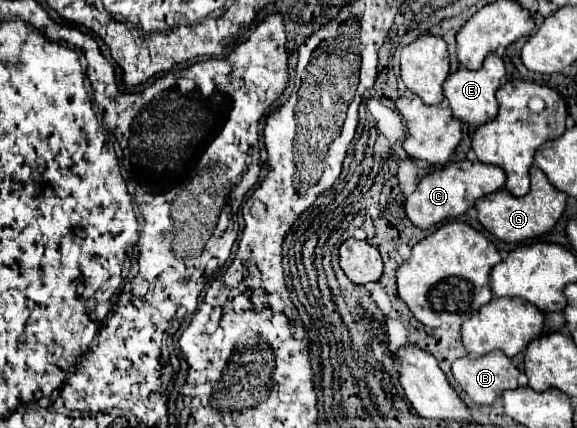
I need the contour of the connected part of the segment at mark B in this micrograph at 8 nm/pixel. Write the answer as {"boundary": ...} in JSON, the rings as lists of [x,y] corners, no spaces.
{"boundary":[[[493,350],[485,356],[463,356],[451,364],[455,382],[477,404],[495,402],[505,390],[517,388],[519,370],[513,366],[501,350]]]}

